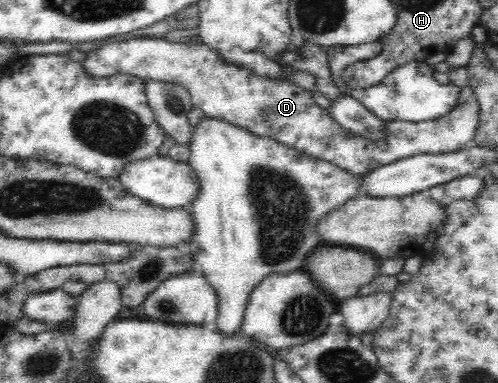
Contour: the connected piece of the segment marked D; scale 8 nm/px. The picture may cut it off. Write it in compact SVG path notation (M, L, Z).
M155 36L131 38L109 42L91 50L81 63L89 76L103 78L125 73L143 81L181 85L189 91L192 106L203 110L204 116L226 120L255 136L269 137L353 175L369 174L375 168L421 153L432 155L461 150L469 140L473 140L479 124L477 95L469 85L465 85L460 89L455 108L445 116L423 123L385 121L387 138L369 140L337 123L327 110L315 103L311 91L280 78L257 76L244 66L227 64L218 52L203 43L175 44Z

